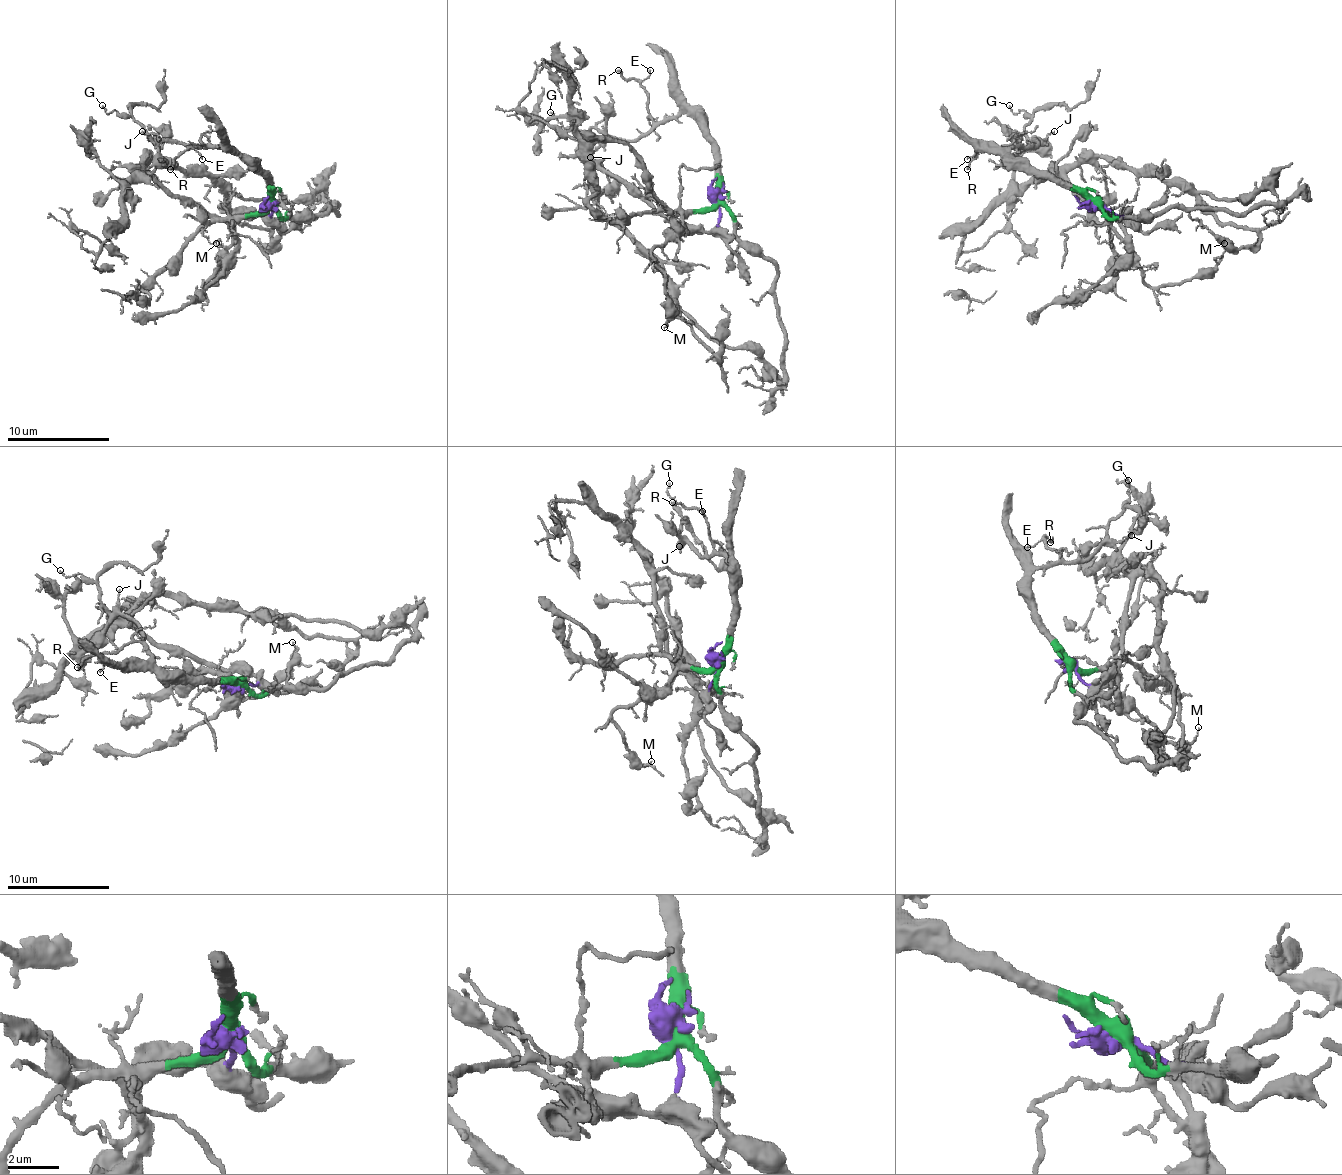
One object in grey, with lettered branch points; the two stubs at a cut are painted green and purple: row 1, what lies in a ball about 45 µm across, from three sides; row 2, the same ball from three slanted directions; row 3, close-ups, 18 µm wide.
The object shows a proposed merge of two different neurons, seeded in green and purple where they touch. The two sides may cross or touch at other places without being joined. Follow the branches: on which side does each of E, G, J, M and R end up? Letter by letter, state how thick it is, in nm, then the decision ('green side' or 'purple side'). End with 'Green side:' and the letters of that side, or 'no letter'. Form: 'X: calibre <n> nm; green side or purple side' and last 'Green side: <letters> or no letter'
E: calibre 120 nm; green side
G: calibre 110 nm; green side
J: calibre 110 nm; green side
M: calibre 90 nm; green side
R: calibre 150 nm; green side
Green side: E, G, J, M, R

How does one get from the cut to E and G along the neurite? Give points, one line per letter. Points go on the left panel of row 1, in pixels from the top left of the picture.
E: (269, 204), (269, 181), (238, 153), (205, 145), (195, 148), (202, 158)
G: (269, 204), (269, 181), (238, 153), (169, 143), (146, 133), (133, 120), (116, 110), (108, 112), (103, 104)

